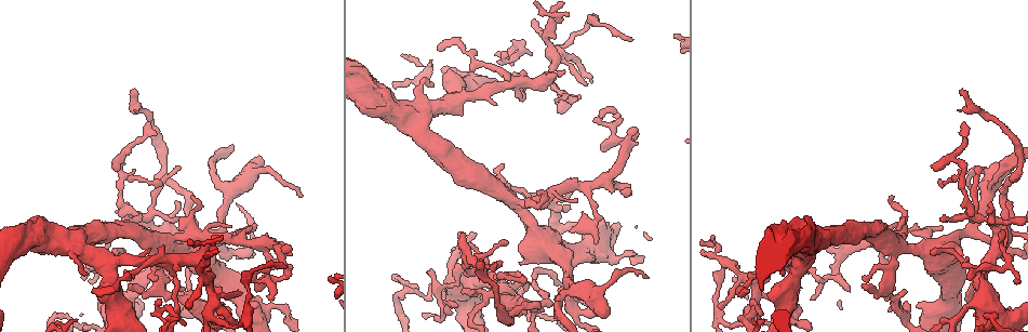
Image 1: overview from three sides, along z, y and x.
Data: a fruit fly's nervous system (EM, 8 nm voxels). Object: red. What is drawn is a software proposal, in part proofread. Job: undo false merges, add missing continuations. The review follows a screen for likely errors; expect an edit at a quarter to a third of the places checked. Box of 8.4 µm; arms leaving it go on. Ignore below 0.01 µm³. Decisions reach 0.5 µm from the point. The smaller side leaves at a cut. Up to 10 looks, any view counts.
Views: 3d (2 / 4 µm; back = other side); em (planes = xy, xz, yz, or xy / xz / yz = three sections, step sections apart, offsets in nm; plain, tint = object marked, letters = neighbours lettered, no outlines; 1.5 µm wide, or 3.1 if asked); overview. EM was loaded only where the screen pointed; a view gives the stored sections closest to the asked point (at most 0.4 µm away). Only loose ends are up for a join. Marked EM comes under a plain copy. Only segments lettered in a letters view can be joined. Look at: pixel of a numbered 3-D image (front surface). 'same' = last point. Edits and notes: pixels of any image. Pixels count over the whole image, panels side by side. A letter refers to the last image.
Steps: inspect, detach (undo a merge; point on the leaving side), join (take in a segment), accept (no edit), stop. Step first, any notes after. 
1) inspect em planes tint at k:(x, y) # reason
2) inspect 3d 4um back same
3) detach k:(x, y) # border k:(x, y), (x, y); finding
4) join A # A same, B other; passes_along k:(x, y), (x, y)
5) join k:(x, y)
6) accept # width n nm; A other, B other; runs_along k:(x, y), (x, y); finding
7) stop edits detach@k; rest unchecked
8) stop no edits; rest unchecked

inspect 3d 4um at 1:(284, 308)

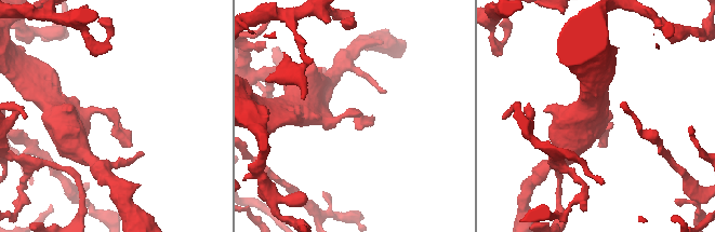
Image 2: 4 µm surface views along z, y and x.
inspect em planes tint at 2:(356, 112)

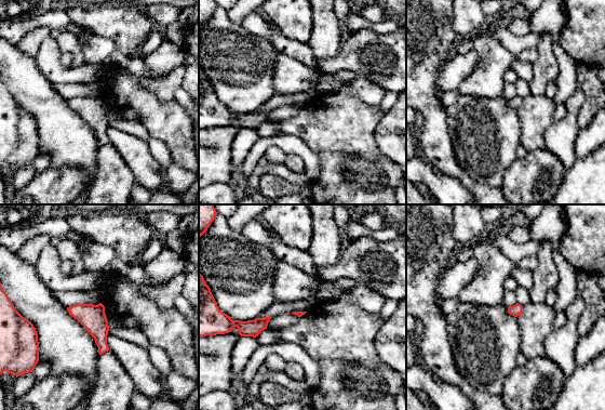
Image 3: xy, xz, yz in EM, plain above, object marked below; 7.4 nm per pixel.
inspect em planes letters same

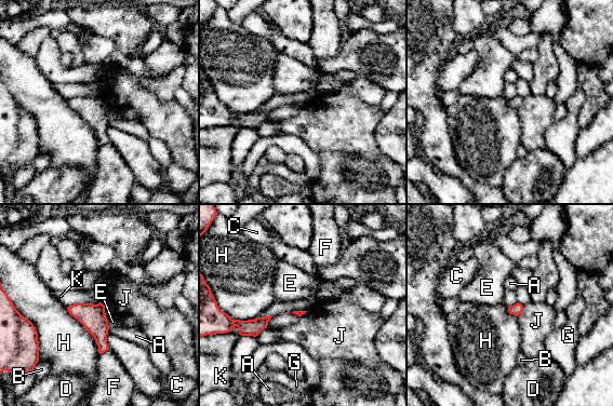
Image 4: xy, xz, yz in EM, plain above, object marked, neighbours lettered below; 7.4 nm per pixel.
accept # A other, B other, C other, D other, E other, F other, G other, H other, J other, K other; border 4:(104, 310), (109, 328); continuous, no second cell

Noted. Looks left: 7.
inspect 3d 2um at 1:(987, 241) # four or more arms meet

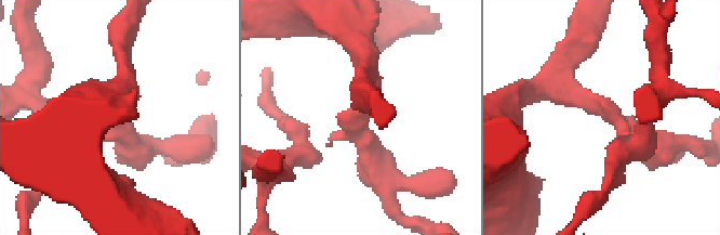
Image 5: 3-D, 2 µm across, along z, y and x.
inspect em yz step 8 letters at 5:(615, 116) # arms 4

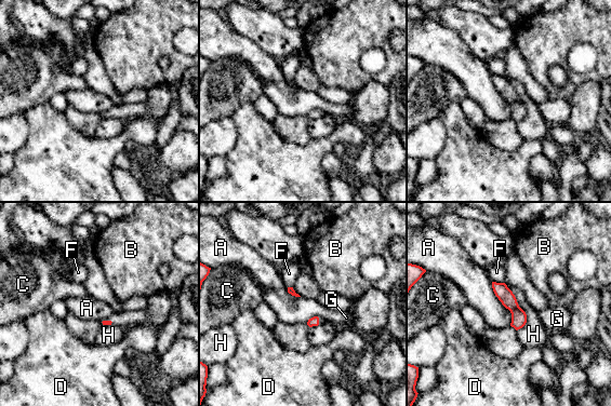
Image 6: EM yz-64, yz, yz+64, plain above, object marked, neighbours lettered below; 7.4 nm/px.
accept # A other, B other, C other, D other, F other, G other, H other; runs_along 6:(494, 285), (517, 312), (519, 325); one cell here

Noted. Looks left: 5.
inspect em planes tint at 1:(885, 288) # branch point

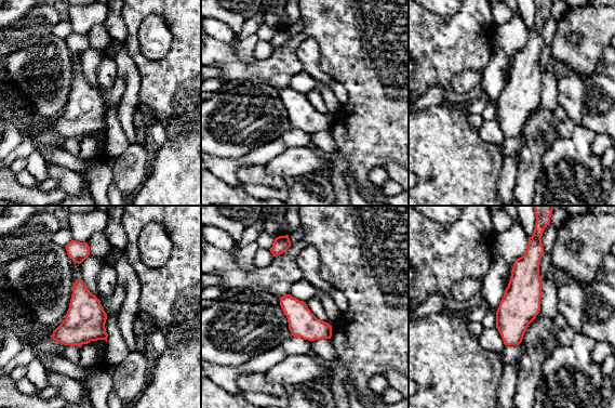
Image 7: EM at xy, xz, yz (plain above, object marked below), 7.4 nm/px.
inspect em planes letters same # see the neighbours

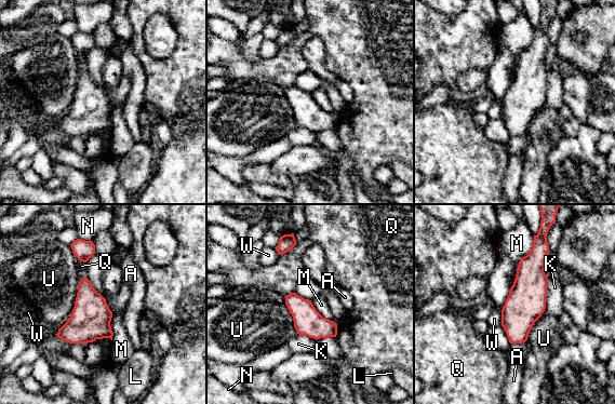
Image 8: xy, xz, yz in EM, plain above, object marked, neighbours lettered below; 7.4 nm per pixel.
accept # A other, K other, L other, M other, N other, Q other, U other, W other; border 8:(79, 282), (71, 314), (55, 334); continuous, no second cell

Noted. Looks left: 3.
inspect em planes letters at 1:(829, 247) # branch stops here

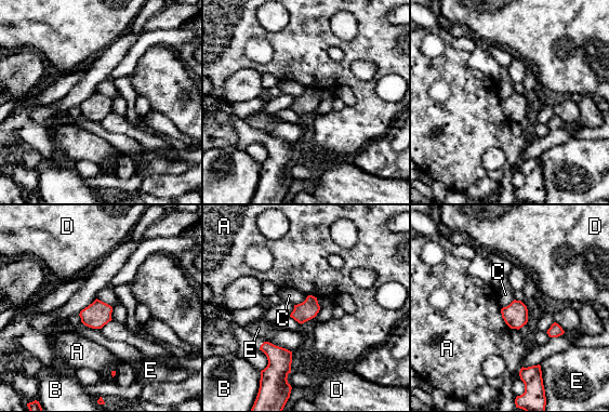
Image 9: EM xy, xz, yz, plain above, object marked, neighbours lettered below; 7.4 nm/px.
accept # width 140 nm; A other, B other, C other, D other, E other; none of them fits

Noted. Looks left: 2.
stop no edits; rest unchecked

